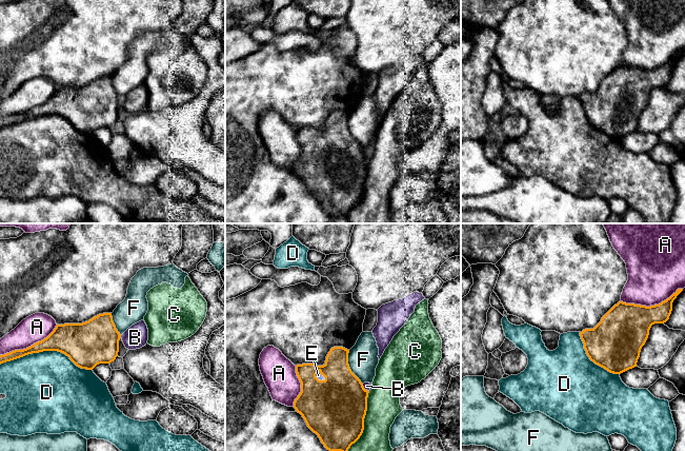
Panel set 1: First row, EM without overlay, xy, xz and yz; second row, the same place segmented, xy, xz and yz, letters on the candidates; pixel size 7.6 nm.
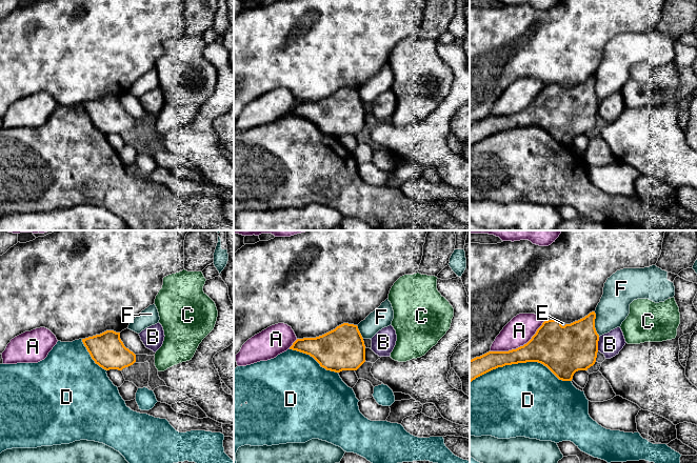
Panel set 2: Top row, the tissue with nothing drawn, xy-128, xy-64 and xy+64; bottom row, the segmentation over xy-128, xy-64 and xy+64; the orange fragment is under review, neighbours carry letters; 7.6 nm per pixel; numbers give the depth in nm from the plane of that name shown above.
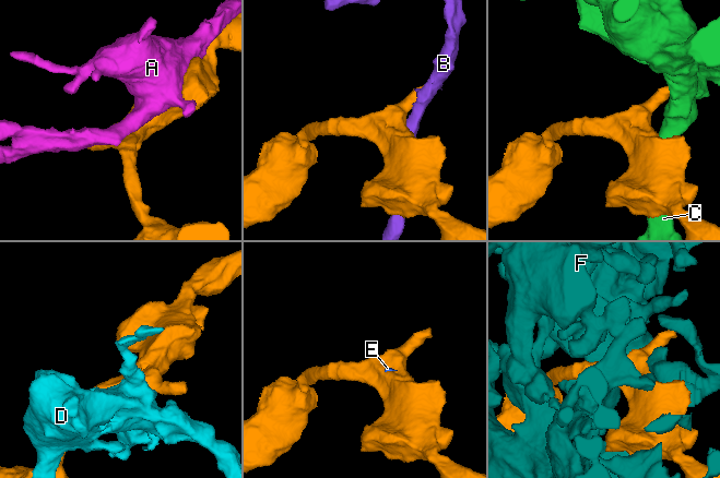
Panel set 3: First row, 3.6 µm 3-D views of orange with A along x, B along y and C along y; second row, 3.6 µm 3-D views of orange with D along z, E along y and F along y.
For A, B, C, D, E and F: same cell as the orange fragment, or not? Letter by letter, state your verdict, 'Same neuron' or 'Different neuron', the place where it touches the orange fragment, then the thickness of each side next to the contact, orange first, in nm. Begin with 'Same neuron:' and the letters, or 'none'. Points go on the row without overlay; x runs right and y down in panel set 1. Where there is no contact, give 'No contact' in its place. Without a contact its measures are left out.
Same neuron: E
A: Different neuron. Touches orange at yz (650, 70). Thickness 360 nm (orange) against 400 nm
B: Different neuron. Touches orange at xz (363, 152). Thickness 460 nm (orange) against 50 nm
C: Different neuron. Touches orange at xz (363, 187). Thickness 480 nm (orange) against 320 nm
D: Different neuron. Touches orange at xy (46, 114). Thickness 280 nm (orange) against 480 nm
E: Same neuron. Touches orange at xz (322, 138). Thickness 420 nm (orange) against 50 nm
F: Different neuron. Touches orange at xz (348, 131). Thickness 380 nm (orange) against 220 nm

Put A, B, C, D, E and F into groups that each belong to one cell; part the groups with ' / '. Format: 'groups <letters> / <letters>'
groups A / B / C / D / E / F

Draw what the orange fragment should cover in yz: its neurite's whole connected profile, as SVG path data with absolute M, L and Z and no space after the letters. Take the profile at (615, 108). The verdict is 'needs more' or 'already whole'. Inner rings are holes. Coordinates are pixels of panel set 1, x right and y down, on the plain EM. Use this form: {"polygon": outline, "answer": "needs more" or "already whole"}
{"polygon": "M678 53L666 64L650 71L619 65L593 93L580 96L589 123L613 138L637 131L651 90L669 83L672 66L682 55Z", "answer": "already whole"}

